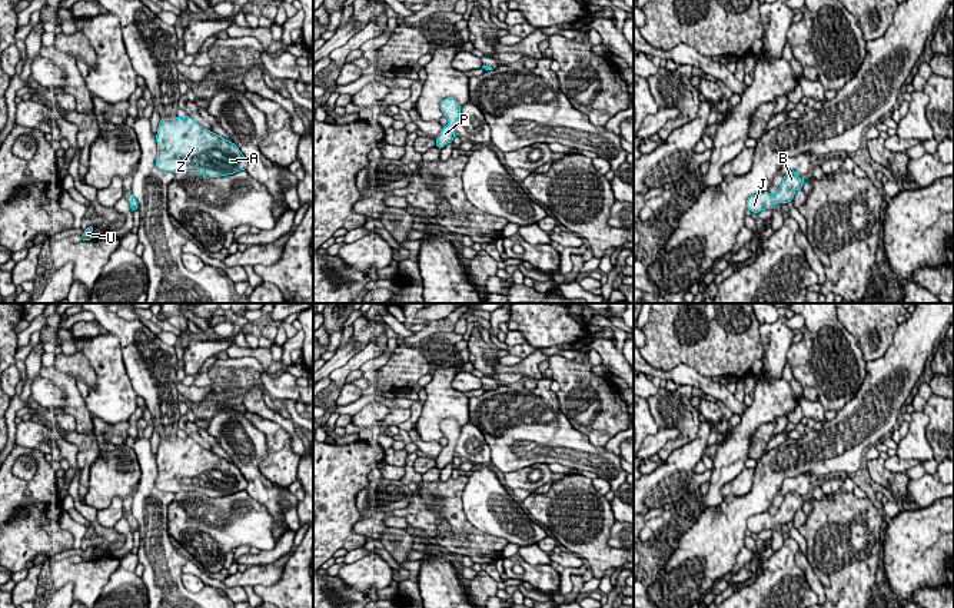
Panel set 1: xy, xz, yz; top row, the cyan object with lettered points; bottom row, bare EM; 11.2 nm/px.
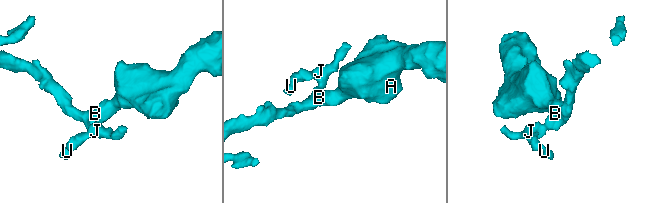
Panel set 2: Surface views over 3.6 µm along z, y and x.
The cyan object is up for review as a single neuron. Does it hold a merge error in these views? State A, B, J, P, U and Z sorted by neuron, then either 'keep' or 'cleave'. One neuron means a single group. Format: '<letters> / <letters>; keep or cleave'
A B J P U Z; keep

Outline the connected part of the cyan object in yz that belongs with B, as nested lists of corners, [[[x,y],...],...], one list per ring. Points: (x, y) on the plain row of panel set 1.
[[[788,492],[774,516],[771,516],[768,511],[752,515],[747,521],[747,529],[752,534],[759,534],[765,529],[772,531],[777,522],[781,525],[794,521],[795,512],[802,509],[804,499],[805,496],[798,492]]]

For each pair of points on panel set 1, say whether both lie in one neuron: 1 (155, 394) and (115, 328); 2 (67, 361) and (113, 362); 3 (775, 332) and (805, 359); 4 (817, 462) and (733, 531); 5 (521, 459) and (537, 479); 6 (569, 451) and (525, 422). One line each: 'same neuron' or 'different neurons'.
1: same neuron
2: different neurons
3: different neurons
4: same neuron
5: different neurons
6: same neuron

